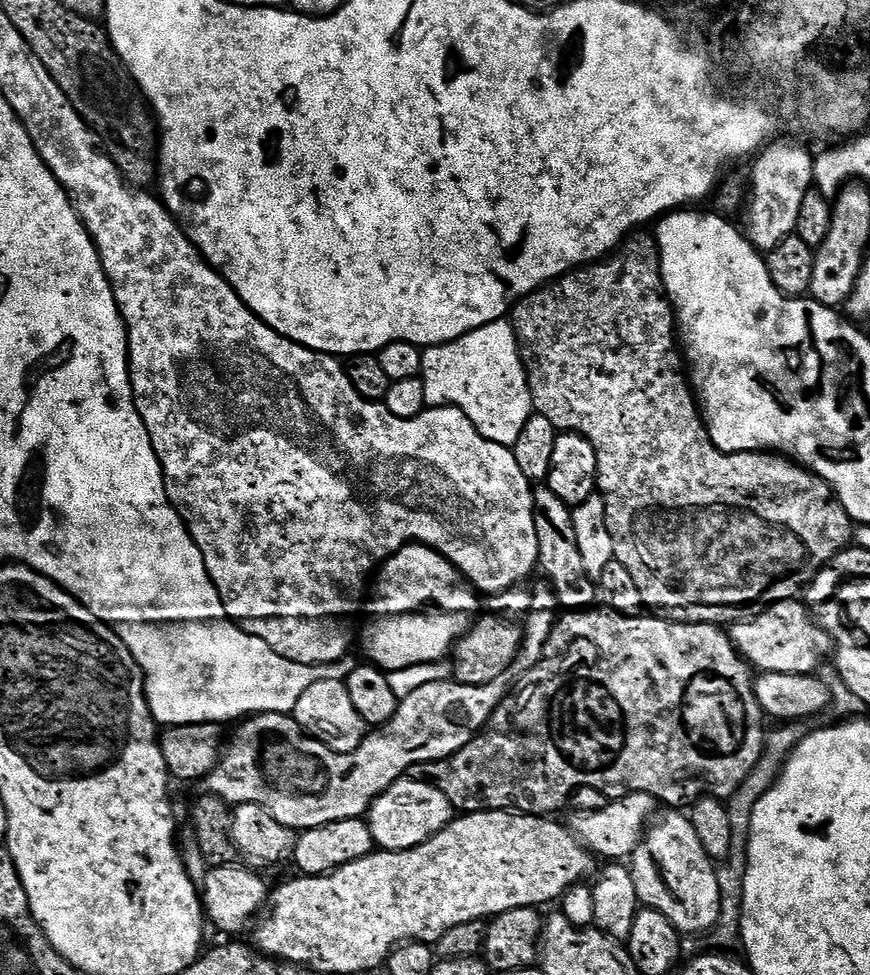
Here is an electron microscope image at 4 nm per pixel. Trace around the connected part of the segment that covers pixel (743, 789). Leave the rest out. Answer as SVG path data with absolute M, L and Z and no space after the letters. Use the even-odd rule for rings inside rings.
M812 718L807 720L790 720L776 726L769 731L764 738L764 752L761 754L754 770L738 786L738 790L726 802L730 816L730 827L733 830L733 841L730 844L729 856L717 867L718 890L720 891L720 913L718 922L707 934L696 934L691 937L692 952L696 954L707 954L721 950L732 950L740 944L740 915L742 914L742 898L744 897L744 883L746 882L746 866L748 865L748 836L750 822L754 814L754 806L774 786L774 782L780 780L780 771L786 766L786 762L792 756L792 751L798 747L800 741L815 732L817 726Z

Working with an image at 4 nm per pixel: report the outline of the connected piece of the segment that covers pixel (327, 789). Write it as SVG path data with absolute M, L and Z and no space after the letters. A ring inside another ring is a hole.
M502 675L494 682L486 682L482 686L458 684L455 679L430 682L430 686L422 686L419 690L414 690L414 694L403 697L394 718L369 731L362 746L358 746L358 750L350 754L338 754L309 736L291 714L261 712L249 715L235 725L236 733L229 740L227 737L220 753L220 763L206 777L207 791L213 796L219 796L229 806L261 804L274 818L274 822L282 822L282 826L293 830L367 817L372 803L383 792L390 790L390 786L399 782L415 764L444 760L462 750L462 746L466 746L478 733L484 731L494 710L510 691L508 679L507 675Z

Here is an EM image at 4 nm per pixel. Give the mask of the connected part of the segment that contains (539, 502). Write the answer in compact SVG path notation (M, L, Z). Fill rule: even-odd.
M540 486L533 491L534 498L534 530L538 530L539 567L544 568L547 581L556 591L556 600L564 610L588 610L597 603L598 584L590 574L586 574L586 566L582 562L582 554L578 551L578 537L574 534L574 518L572 508L554 490Z

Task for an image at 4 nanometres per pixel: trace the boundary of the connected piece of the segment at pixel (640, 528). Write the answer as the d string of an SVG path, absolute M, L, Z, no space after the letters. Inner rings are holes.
M633 234L611 253L607 258L594 263L585 264L582 268L576 268L573 272L567 272L561 276L559 280L554 280L550 284L545 284L536 292L532 292L528 296L524 296L521 300L516 301L516 307L510 313L510 323L513 330L516 331L516 340L520 343L520 354L526 361L528 369L528 385L530 386L530 394L532 395L533 409L539 415L550 418L550 422L554 422L554 426L560 432L576 432L579 436L585 436L594 446L594 450L598 454L598 485L599 495L604 497L604 505L606 506L606 526L610 530L610 538L614 538L614 554L616 560L622 562L622 566L626 566L626 570L630 570L634 583L638 586L638 591L642 594L642 602L645 609L655 610L657 613L663 614L669 620L681 620L684 624L715 624L717 626L731 626L738 624L742 620L752 620L758 614L762 614L766 608L774 606L783 600L795 600L807 589L814 577L835 558L835 556L843 552L845 548L853 543L852 528L854 529L854 521L848 517L846 510L840 504L840 499L832 492L832 487L828 485L821 476L817 476L815 472L807 467L801 466L795 459L789 458L784 454L773 454L766 451L759 452L723 452L718 450L718 446L714 446L714 442L708 433L708 427L704 425L704 417L698 407L698 401L694 395L694 389L690 383L689 377L686 375L686 364L682 359L681 349L678 347L678 327L677 317L674 315L674 309L668 295L664 290L663 276L660 273L660 254L659 246L656 242L655 235L640 236L644 234Z

